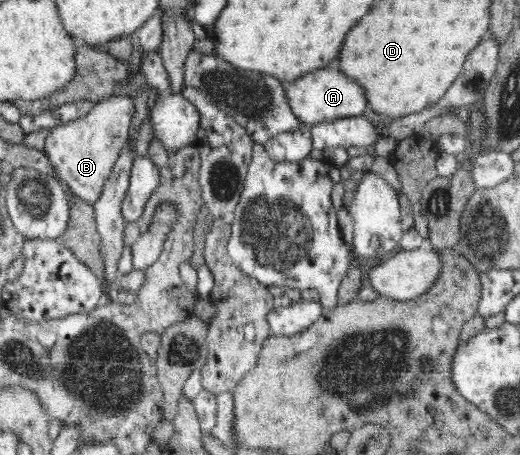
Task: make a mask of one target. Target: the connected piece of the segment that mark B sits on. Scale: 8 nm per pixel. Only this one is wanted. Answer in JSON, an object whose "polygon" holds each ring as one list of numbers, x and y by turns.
{"polygon":[[118,95,97,102,86,116,49,129,43,149,45,155,69,190,85,204,92,206,101,197,102,187,128,139,132,116,133,99]]}

